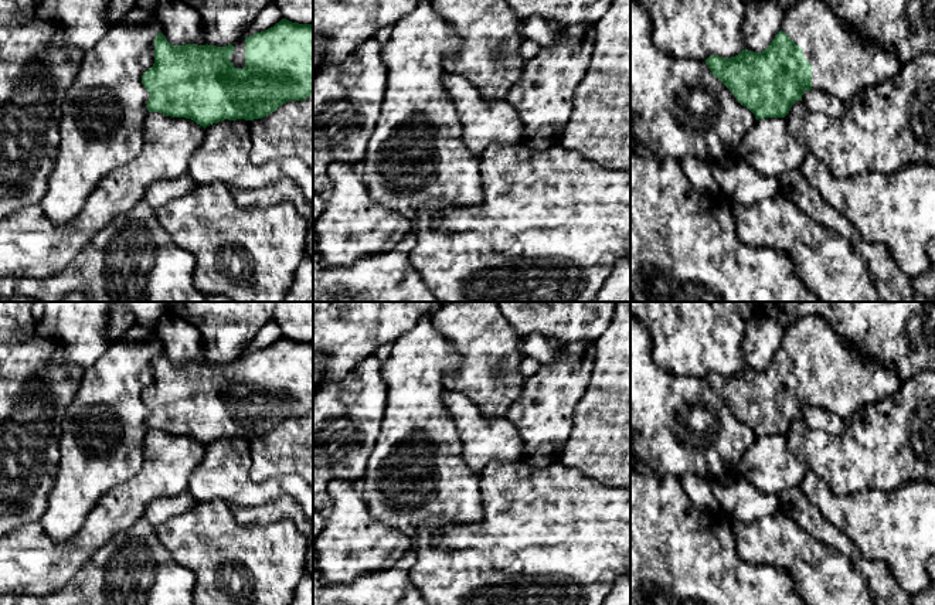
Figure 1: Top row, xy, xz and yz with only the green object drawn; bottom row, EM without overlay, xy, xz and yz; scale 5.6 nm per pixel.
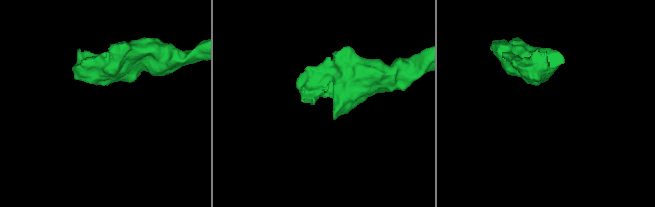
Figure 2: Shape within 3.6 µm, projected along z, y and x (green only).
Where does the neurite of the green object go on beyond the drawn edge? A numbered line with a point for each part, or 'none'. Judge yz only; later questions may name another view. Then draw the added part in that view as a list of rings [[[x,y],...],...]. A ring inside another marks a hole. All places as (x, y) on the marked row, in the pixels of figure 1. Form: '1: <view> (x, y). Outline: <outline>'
1: yz (843, 63). Outline: [[[799,0],[785,14],[782,31],[802,47],[812,64],[812,88],[833,95],[843,102],[850,101],[866,86],[888,79],[901,67],[894,50],[870,44],[851,31],[827,6],[824,0]]]

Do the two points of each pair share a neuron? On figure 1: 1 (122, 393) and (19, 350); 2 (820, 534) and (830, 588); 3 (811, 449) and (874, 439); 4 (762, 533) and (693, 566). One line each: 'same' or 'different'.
1: different
2: different
3: same
4: different

